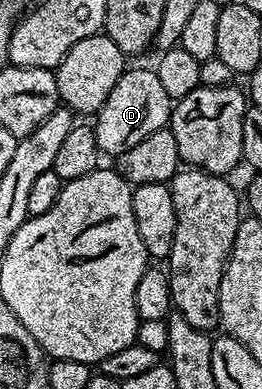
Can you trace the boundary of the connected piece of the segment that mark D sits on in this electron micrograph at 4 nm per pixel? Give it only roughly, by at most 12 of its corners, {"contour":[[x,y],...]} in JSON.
{"contour":[[124,69],[94,115],[104,155],[170,123],[154,69]]}

